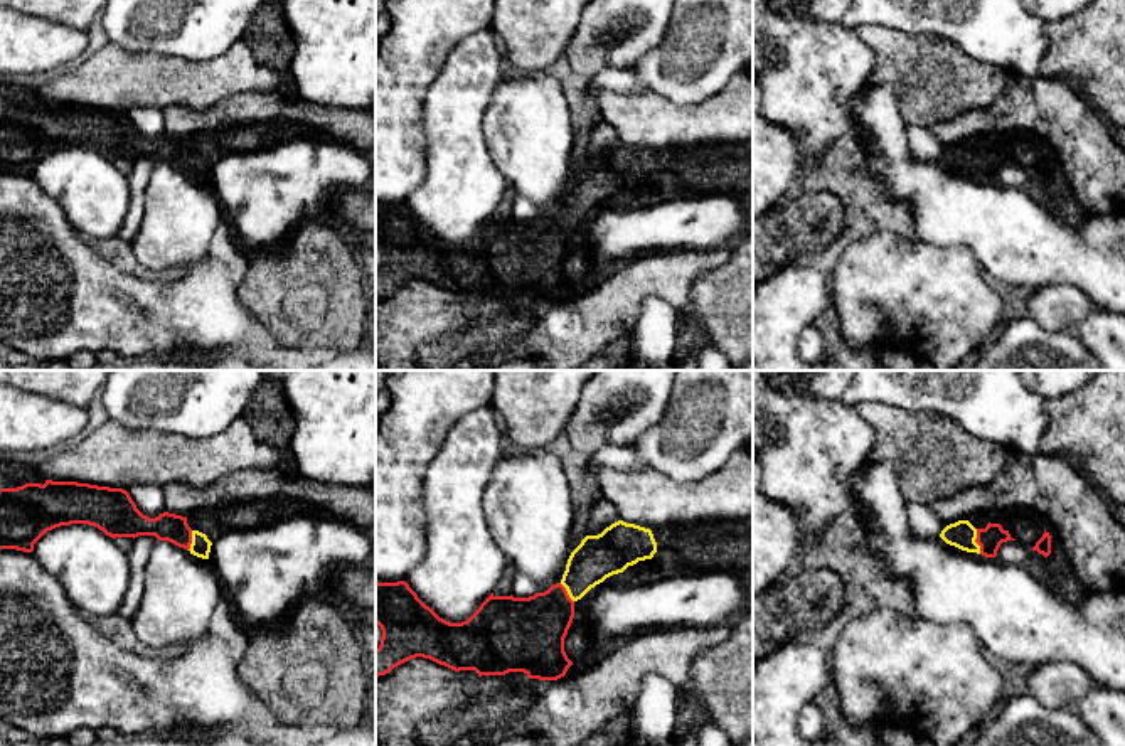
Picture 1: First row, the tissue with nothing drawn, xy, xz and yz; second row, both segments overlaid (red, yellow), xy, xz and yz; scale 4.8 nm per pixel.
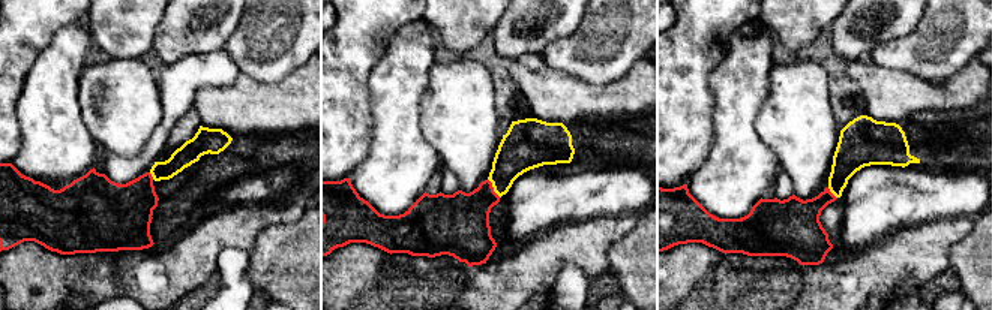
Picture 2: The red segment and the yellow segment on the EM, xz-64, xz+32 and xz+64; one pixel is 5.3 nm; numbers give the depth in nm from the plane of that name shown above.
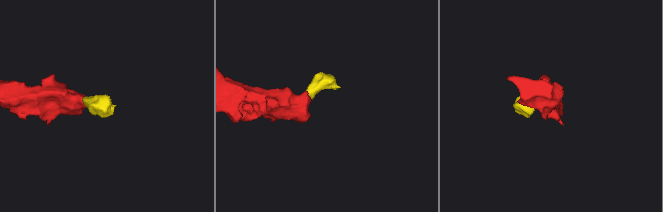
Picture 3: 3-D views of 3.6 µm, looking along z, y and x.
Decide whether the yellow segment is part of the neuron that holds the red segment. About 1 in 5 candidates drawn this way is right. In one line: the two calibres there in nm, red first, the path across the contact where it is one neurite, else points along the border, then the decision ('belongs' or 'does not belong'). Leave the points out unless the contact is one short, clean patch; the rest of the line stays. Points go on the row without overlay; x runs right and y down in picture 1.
120/140 nm | across yz (991, 160), (987, 164), (975, 164), (962, 157) | belongs

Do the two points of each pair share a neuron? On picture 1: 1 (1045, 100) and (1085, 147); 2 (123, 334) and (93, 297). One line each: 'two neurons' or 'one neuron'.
1: one neuron
2: one neuron

